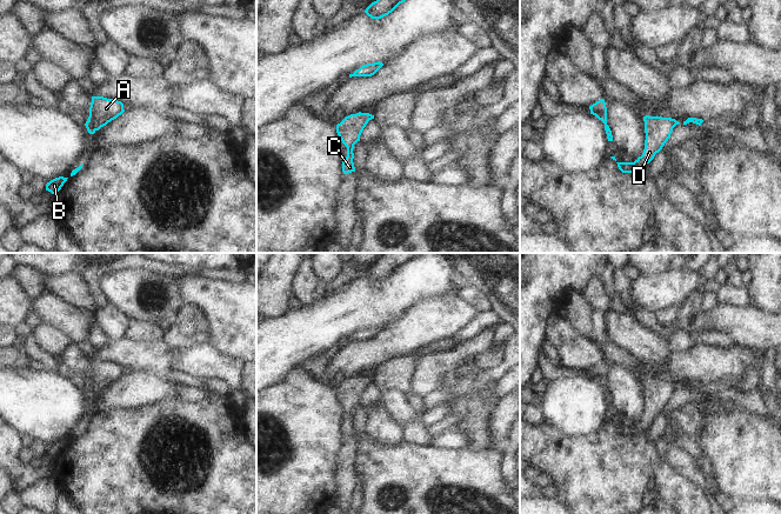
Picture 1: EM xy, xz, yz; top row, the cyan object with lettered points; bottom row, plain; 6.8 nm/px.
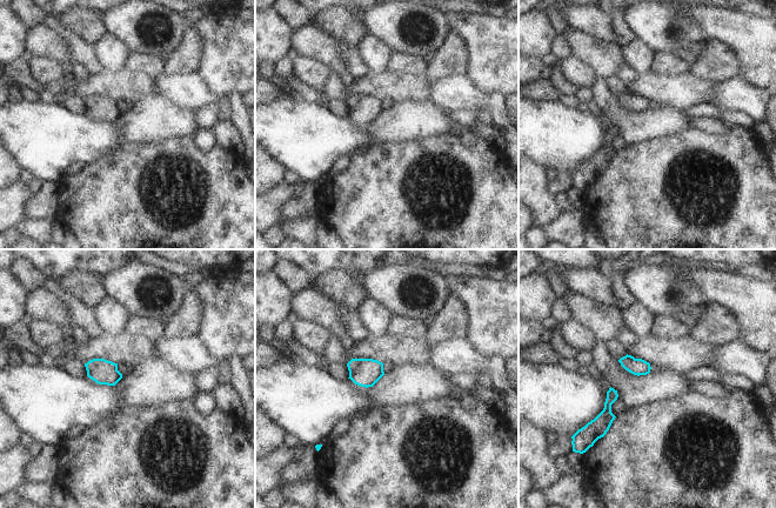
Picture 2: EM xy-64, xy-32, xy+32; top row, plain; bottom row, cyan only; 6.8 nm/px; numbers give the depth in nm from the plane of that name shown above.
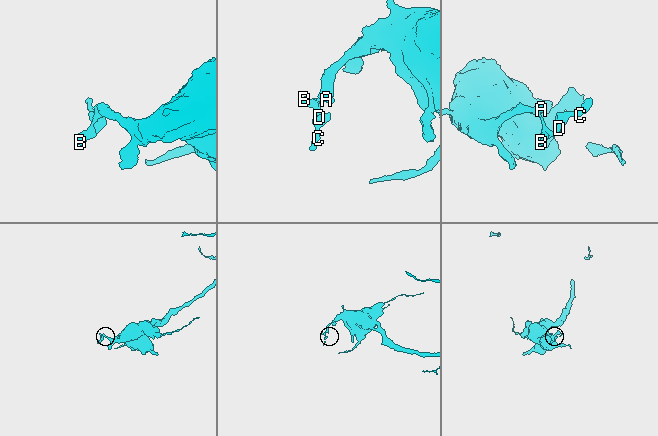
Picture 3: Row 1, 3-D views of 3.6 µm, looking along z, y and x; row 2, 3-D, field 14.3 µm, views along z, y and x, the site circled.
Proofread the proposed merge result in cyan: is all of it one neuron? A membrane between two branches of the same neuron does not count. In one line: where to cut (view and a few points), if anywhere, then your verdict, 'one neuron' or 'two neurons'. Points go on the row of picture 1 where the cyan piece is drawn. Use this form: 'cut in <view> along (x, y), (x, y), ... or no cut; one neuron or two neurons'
no cut; one neuron

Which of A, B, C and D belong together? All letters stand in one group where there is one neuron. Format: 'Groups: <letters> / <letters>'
Groups: A B C D

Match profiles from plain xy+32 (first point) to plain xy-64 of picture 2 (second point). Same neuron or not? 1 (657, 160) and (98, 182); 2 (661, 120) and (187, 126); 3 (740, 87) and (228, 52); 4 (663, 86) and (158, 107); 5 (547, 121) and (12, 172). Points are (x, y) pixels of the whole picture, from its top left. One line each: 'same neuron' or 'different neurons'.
1: same neuron
2: same neuron
3: different neurons
4: different neurons
5: different neurons

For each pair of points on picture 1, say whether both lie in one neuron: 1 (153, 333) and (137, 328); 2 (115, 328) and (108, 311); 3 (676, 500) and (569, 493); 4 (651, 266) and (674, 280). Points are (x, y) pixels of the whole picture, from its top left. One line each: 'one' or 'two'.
1: one
2: one
3: one
4: two

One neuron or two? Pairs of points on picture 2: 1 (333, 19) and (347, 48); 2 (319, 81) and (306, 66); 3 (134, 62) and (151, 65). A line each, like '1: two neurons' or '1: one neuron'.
1: two neurons
2: one neuron
3: one neuron

